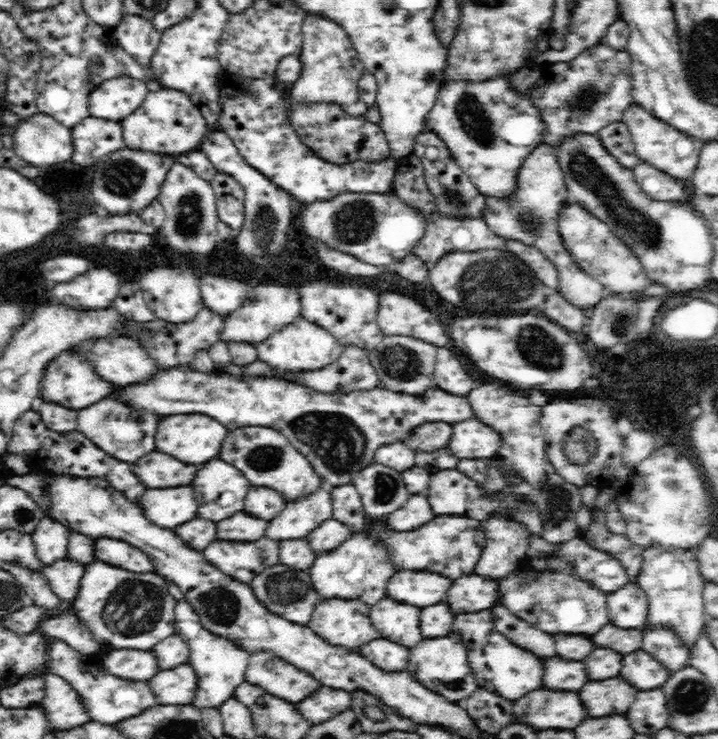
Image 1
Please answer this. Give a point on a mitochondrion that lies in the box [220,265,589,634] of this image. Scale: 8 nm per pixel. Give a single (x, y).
(339, 443)

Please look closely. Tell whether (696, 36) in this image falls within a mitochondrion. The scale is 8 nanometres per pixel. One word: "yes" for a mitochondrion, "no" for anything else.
yes

